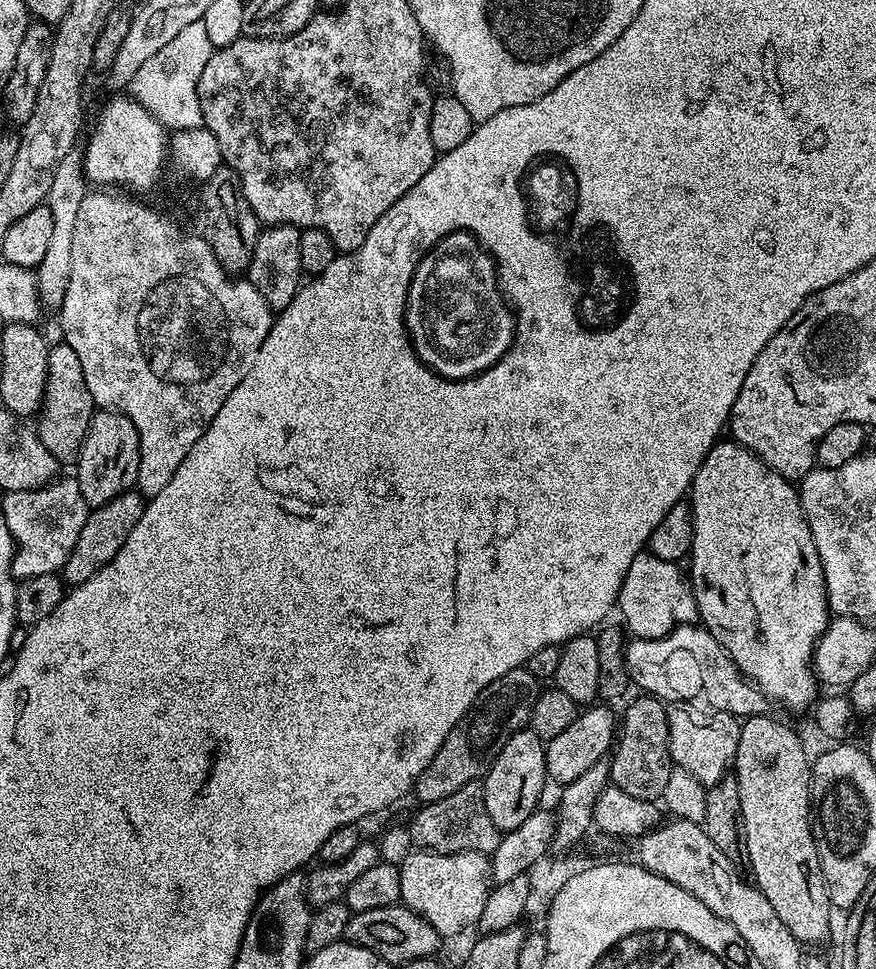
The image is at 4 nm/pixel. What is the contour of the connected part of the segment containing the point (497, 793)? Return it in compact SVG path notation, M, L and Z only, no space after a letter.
M531 730L516 732L506 742L506 746L502 746L495 762L489 766L488 772L482 777L486 811L490 813L490 818L494 818L494 826L498 826L501 833L518 830L518 826L522 826L522 822L526 822L526 818L530 818L530 814L534 814L541 807L540 795L543 794L544 784L546 785L548 780L544 746L545 741L540 740L538 734L534 734Z

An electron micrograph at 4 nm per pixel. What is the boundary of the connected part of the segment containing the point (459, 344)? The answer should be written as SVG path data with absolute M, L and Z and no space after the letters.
M452 232L439 240L420 260L408 288L406 327L417 356L441 376L463 380L484 372L488 360L502 358L500 348L508 344L508 319L513 315L498 283L498 273L491 256L471 232Z

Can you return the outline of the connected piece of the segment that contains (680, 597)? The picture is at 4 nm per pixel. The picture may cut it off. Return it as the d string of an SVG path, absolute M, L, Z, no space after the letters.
M641 554L630 562L626 578L620 587L618 613L624 619L623 627L638 640L657 640L683 624L696 624L696 599L689 577L679 572L676 564L651 554Z

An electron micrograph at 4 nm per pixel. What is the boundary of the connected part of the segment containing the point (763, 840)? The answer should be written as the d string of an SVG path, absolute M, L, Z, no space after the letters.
M772 714L747 717L740 725L734 775L738 782L738 794L742 798L744 841L748 851L747 867L752 868L751 879L758 891L766 894L778 918L782 918L790 934L794 934L801 945L822 943L832 928L834 909L828 897L818 850L812 837L812 765L810 756L804 753L804 744L800 741L799 734L790 725L775 720Z

